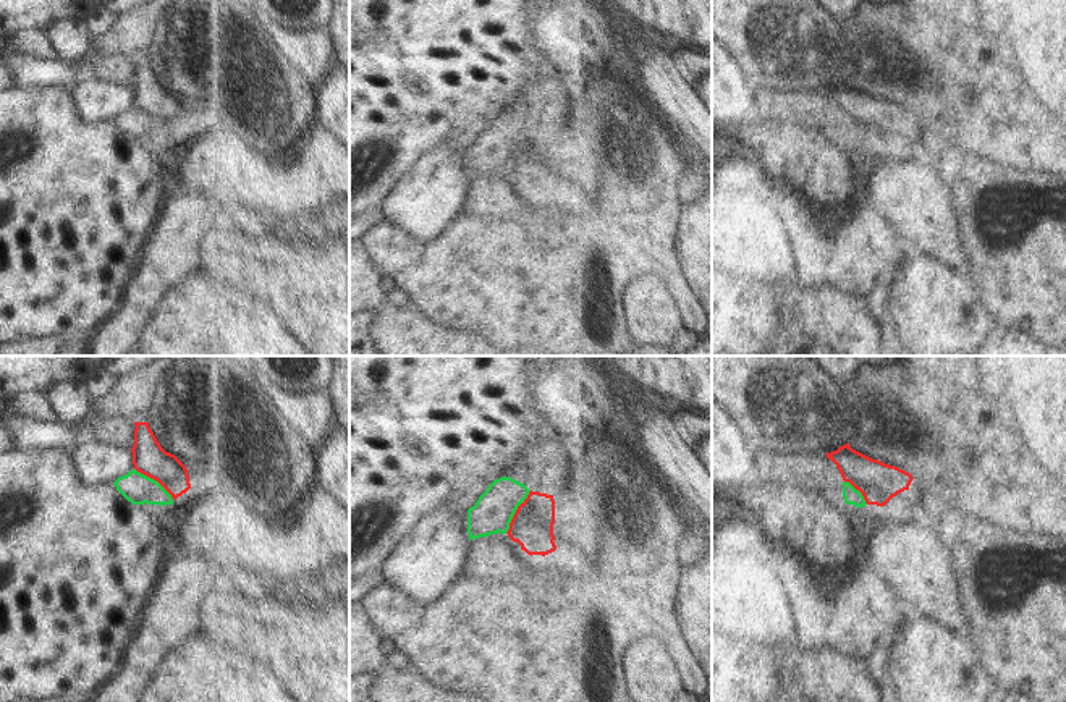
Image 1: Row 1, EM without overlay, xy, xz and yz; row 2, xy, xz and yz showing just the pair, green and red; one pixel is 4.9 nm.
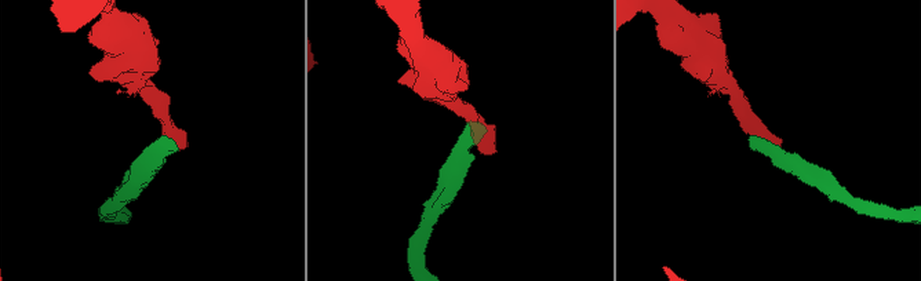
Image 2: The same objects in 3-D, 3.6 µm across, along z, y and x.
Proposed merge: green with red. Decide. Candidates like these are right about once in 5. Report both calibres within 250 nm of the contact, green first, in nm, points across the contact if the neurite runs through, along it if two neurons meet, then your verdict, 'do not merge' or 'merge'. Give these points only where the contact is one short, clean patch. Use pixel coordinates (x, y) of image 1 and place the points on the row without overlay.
calibres 200 and 200 nm; border xz (531, 128), (518, 144), (505, 170); do not merge

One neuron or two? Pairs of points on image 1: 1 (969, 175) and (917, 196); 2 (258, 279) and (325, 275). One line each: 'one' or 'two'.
1: two
2: two

